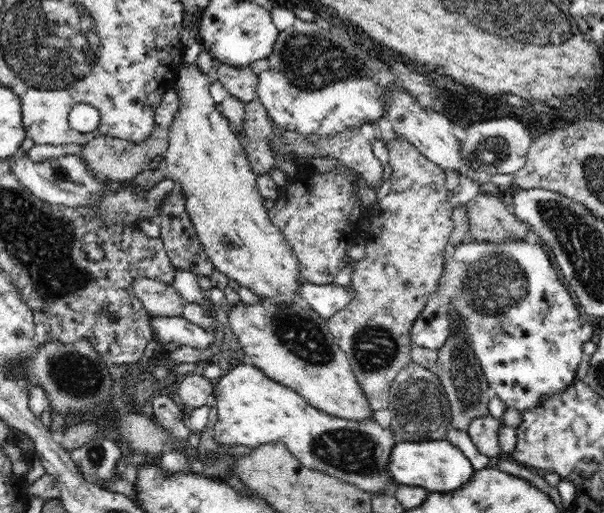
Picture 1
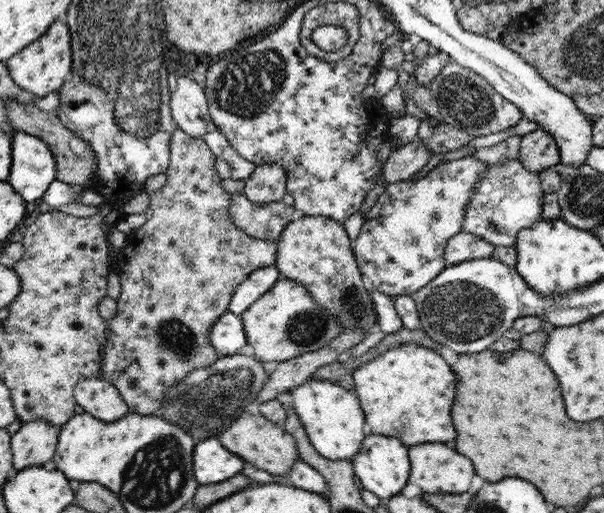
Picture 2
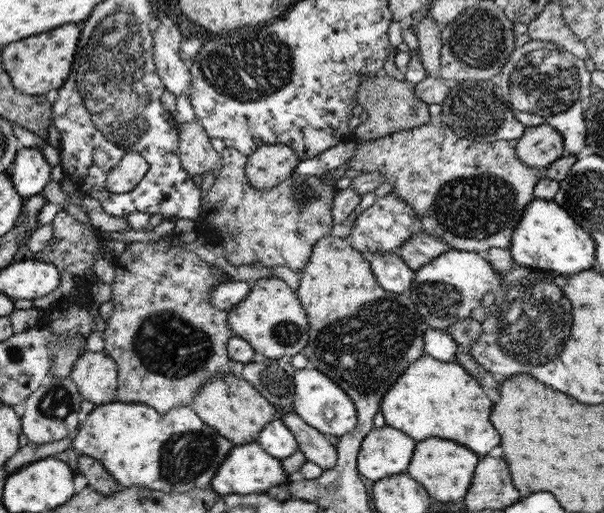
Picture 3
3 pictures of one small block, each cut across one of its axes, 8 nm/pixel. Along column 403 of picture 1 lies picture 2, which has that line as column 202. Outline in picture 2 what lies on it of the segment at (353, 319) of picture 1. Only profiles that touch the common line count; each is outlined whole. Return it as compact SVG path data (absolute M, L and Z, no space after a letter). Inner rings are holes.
M177 129L172 135L171 149L171 167L167 168L165 172L168 180L162 188L150 192L150 205L145 213L146 223L132 231L132 234L130 233L132 242L126 241L126 245L114 257L113 265L113 269L120 276L121 292L117 299L117 311L113 318L109 320L110 337L108 337L108 346L104 347L104 376L102 378L108 379L119 389L120 396L126 401L131 413L140 415L151 415L153 412L164 408L169 399L168 394L166 394L168 388L180 384L188 374L192 373L192 370L206 368L219 359L216 355L216 349L210 343L210 330L212 330L214 322L229 311L230 301L236 287L246 280L251 272L258 270L258 268L264 268L264 266L276 264L276 250L278 250L279 243L278 239L268 241L252 238L232 222L232 216L229 214L232 196L222 187L220 175L214 167L217 156L210 150L203 137L193 137L183 130Z

